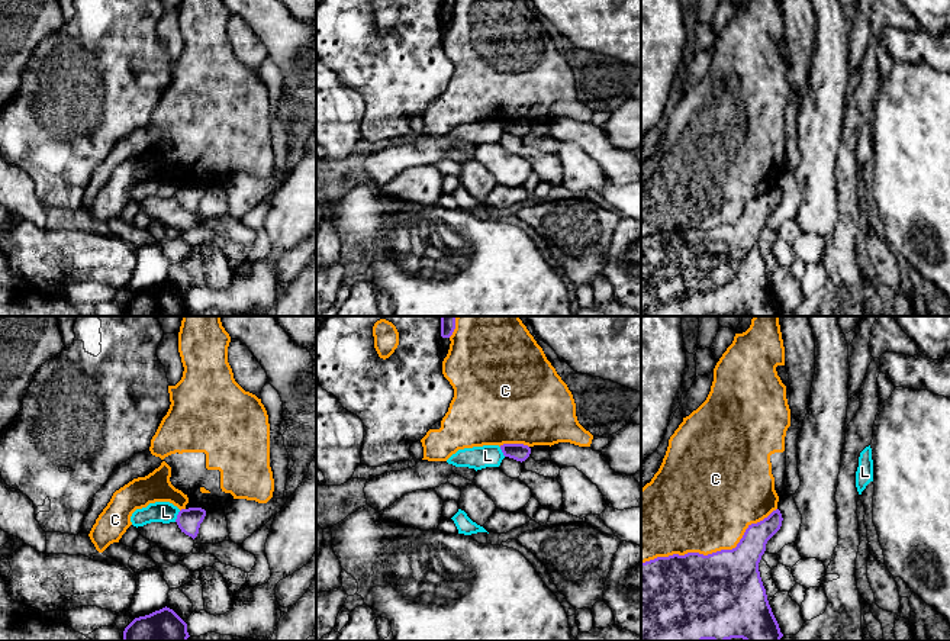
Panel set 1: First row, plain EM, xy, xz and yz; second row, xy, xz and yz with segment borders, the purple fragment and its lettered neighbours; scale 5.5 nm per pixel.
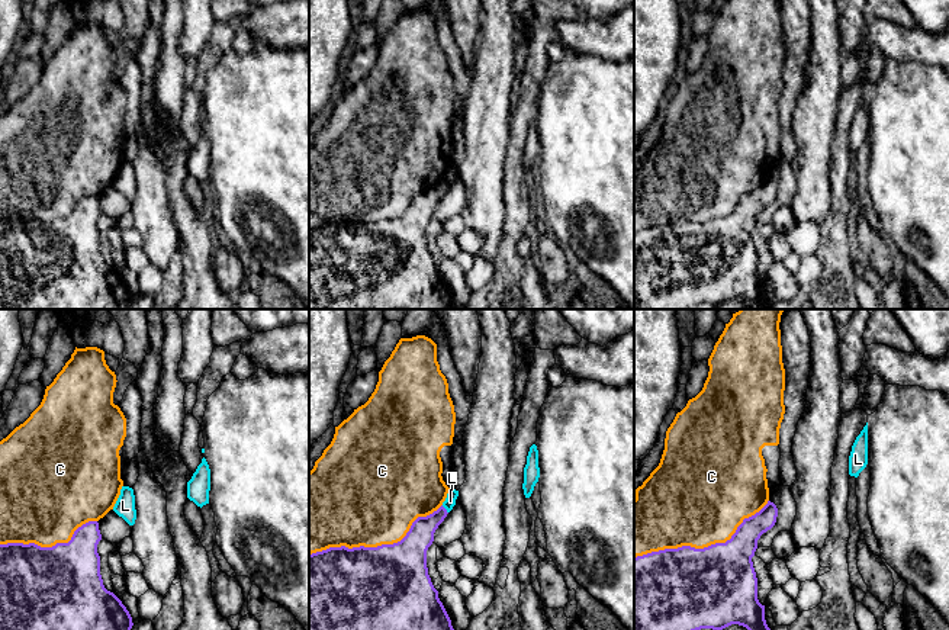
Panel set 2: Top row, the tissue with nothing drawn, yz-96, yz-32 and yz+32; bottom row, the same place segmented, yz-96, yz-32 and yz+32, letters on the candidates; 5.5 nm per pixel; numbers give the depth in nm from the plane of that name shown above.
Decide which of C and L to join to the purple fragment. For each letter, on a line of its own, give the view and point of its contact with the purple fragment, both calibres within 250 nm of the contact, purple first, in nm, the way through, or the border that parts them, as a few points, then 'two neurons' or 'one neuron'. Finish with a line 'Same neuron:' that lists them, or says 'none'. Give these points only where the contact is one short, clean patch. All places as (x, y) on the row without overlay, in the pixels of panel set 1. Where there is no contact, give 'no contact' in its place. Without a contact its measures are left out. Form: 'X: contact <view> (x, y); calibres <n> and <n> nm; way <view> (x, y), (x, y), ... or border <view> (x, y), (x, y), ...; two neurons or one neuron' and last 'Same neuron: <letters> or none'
C: contact yz (712, 228); calibres 480 and 480 nm; two neurons
L: contact xy (177, 192); calibres 130 and 120 nm; border xy (180, 186), (174, 196); two neurons
Same neuron: none

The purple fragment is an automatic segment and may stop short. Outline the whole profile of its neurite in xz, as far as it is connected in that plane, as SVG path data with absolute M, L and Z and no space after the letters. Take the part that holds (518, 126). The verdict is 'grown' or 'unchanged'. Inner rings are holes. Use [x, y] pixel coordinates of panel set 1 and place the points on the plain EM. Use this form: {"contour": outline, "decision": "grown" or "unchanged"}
{"contour": "M503 119L500 120L500 125L505 132L513 133L521 138L525 136L531 129L531 123L524 119Z", "decision": "unchanged"}

